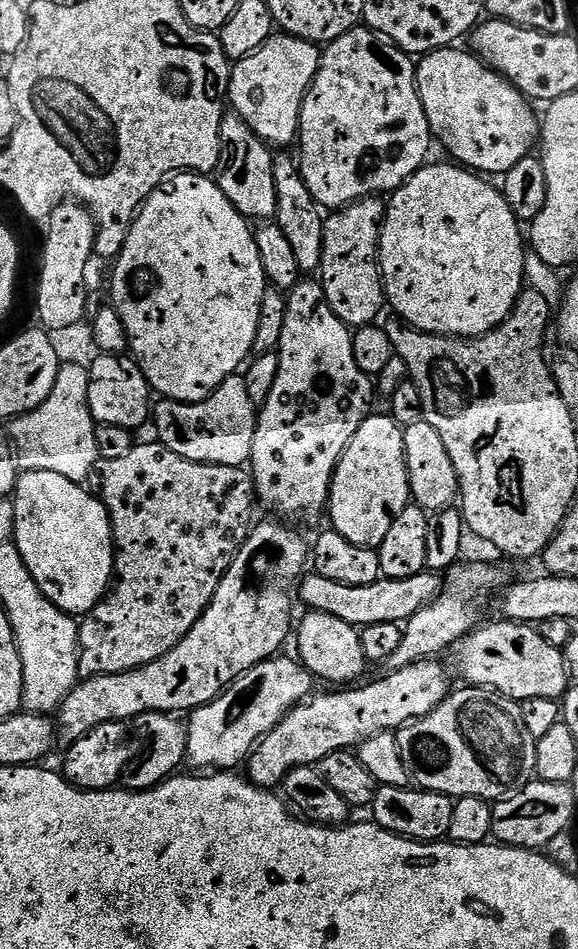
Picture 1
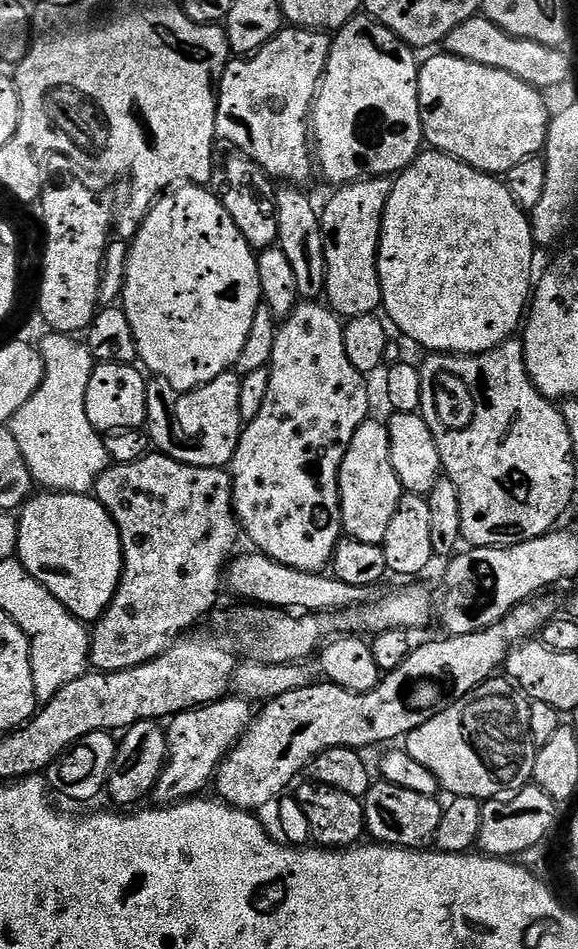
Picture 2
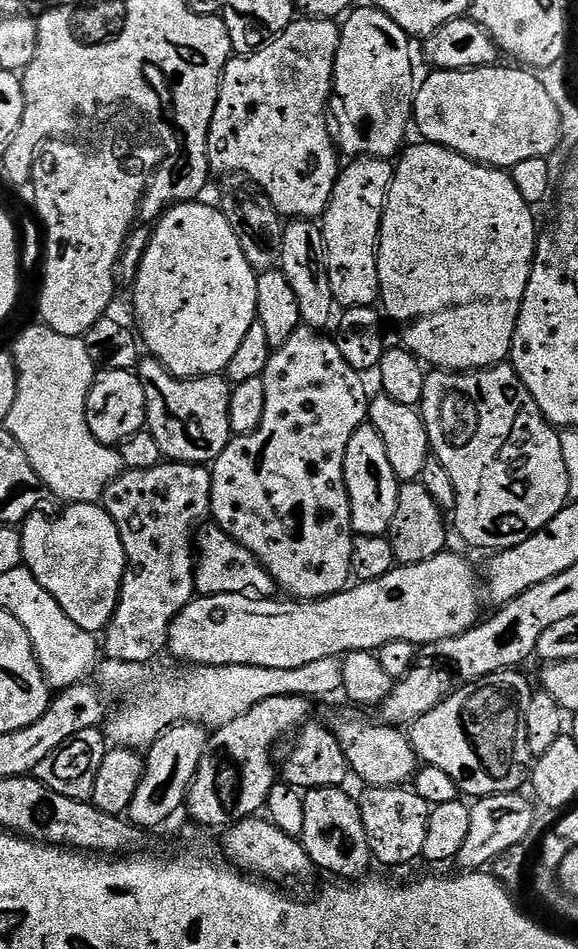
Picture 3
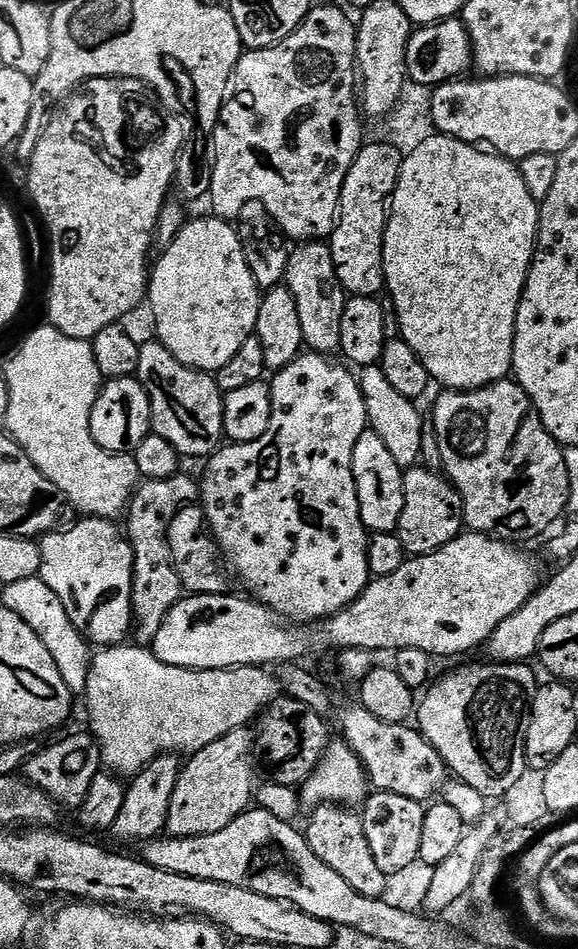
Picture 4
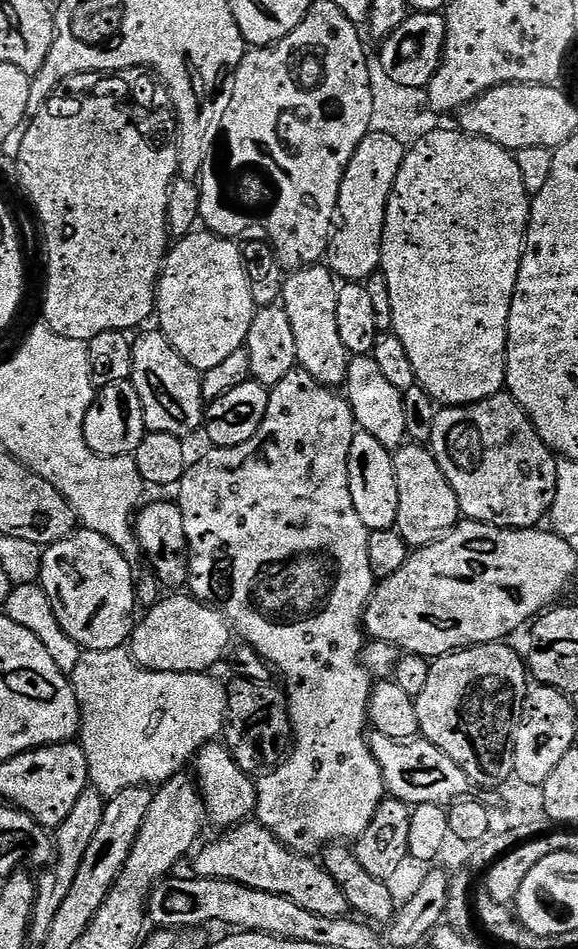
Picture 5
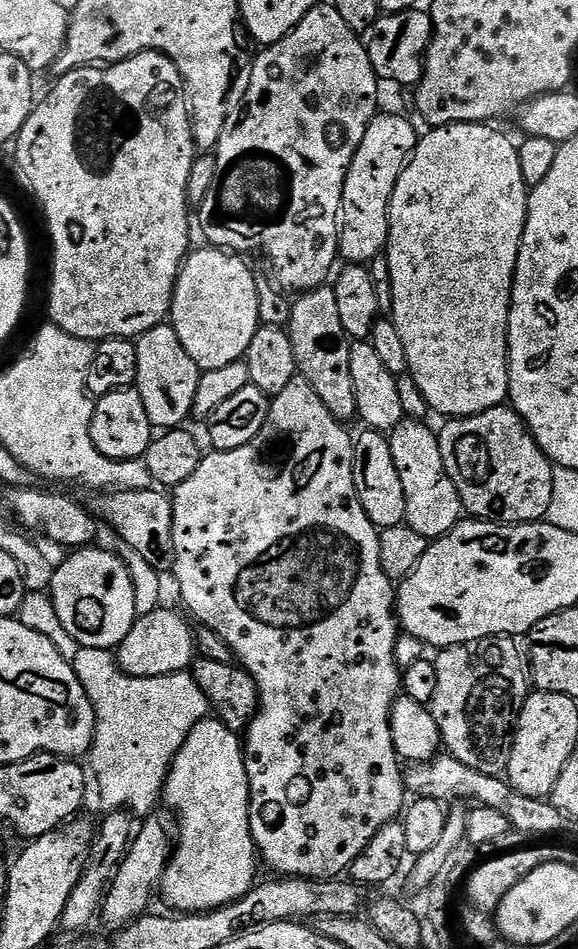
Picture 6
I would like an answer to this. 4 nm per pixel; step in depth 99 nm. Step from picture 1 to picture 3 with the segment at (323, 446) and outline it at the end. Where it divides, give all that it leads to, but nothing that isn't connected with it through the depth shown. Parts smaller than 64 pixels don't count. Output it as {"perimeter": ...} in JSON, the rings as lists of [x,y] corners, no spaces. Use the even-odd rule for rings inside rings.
{"perimeter":[[[302,326],[290,334],[284,345],[273,351],[270,362],[263,374],[266,386],[266,410],[262,413],[262,422],[252,432],[244,436],[236,436],[222,450],[222,454],[211,465],[212,469],[212,515],[211,519],[230,538],[234,538],[246,550],[254,554],[260,565],[274,578],[277,589],[297,601],[322,600],[326,596],[333,596],[343,592],[349,587],[352,575],[352,542],[354,533],[352,530],[352,507],[348,497],[348,487],[344,477],[344,463],[346,462],[346,446],[350,446],[350,438],[354,430],[358,430],[368,420],[368,405],[370,403],[370,391],[364,385],[365,377],[355,372],[342,358],[342,350],[338,350],[335,339],[323,331]]]}

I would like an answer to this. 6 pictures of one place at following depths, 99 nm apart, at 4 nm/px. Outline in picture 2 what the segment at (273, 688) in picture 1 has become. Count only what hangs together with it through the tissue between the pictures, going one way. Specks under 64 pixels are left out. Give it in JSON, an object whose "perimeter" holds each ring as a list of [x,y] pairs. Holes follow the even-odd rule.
{"perimeter":[[[225,698],[202,708],[180,712],[167,721],[168,761],[164,764],[158,782],[152,787],[150,800],[153,805],[178,804],[185,798],[196,798],[204,787],[213,783],[216,769],[228,751],[239,744],[254,719],[254,708],[247,699]]]}

